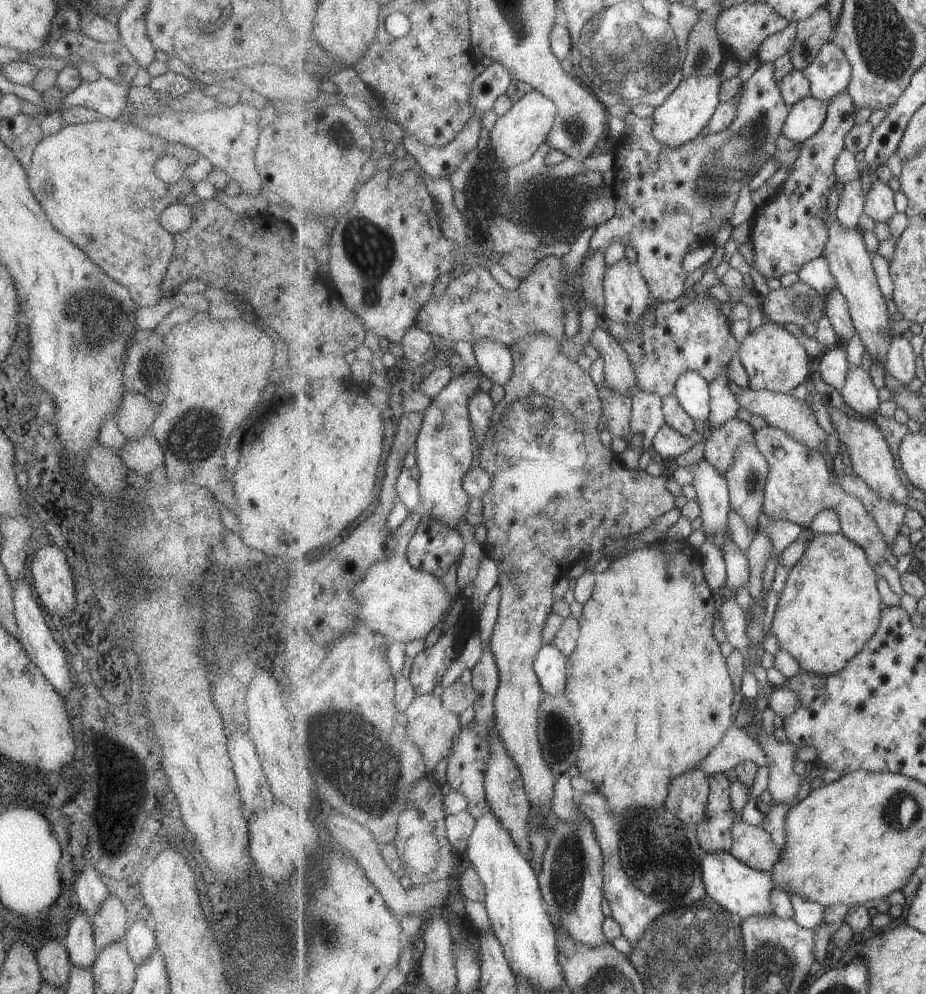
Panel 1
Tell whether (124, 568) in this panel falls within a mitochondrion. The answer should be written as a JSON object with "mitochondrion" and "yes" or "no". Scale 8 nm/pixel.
{"mitochondrion":"yes"}

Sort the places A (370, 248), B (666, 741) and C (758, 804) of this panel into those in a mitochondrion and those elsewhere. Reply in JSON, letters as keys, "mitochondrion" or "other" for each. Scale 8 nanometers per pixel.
{"A":"mitochondrion","B":"other","C":"other"}

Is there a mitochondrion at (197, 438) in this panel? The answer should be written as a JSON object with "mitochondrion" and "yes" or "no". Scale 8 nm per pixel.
{"mitochondrion":"yes"}

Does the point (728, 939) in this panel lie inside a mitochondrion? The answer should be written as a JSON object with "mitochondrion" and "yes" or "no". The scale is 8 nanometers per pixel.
{"mitochondrion":"yes"}

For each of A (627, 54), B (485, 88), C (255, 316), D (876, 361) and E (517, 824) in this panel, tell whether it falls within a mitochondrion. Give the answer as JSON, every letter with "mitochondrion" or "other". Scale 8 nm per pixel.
{"A":"mitochondrion","B":"other","C":"other","D":"other","E":"other"}

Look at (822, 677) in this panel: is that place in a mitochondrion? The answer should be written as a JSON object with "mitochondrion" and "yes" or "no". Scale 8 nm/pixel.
{"mitochondrion":"no"}

